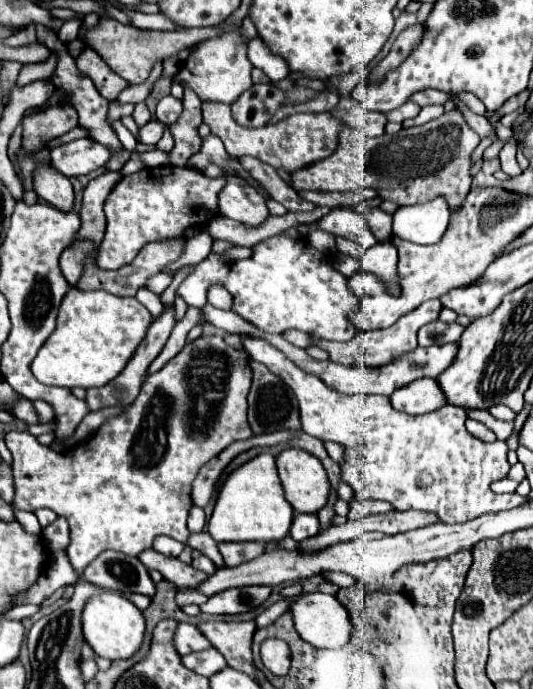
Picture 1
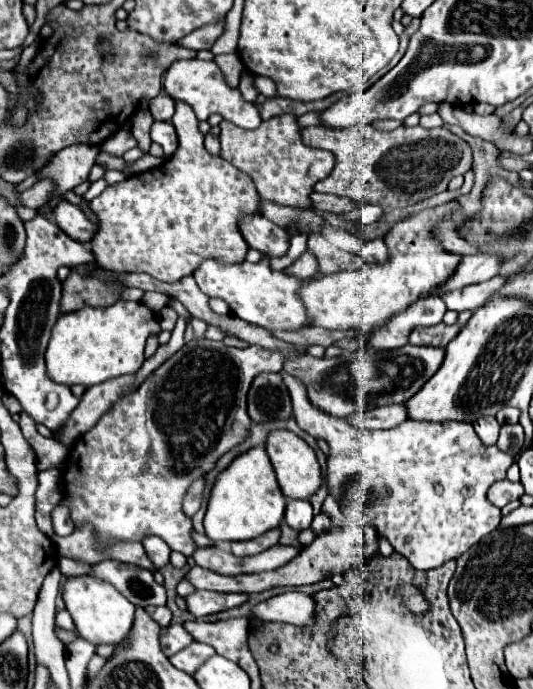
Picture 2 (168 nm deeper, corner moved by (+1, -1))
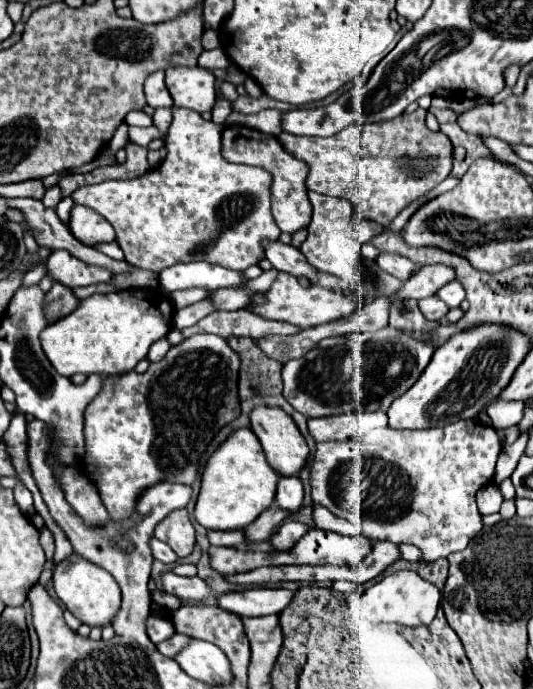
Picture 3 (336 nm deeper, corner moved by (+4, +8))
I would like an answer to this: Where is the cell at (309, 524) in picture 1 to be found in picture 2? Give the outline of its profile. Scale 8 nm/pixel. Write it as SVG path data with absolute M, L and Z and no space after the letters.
M288 501L284 521L294 529L294 531L304 531L312 523L312 505L310 501Z

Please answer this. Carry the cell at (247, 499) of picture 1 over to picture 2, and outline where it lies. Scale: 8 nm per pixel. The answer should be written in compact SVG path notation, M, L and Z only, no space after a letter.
M252 447L250 451L236 457L228 469L224 469L210 493L208 511L204 517L206 535L218 541L248 541L274 527L284 519L286 497L280 491L276 473L264 447Z

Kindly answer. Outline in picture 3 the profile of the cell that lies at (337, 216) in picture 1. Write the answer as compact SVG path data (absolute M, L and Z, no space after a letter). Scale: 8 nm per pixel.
M379 254L379 258L375 260L385 272L389 272L391 276L395 276L395 278L399 278L401 282L405 282L405 280L409 280L413 274L415 274L415 270L417 270L417 266L411 262L411 260L407 260L407 258L403 258L403 256L397 256L397 254Z

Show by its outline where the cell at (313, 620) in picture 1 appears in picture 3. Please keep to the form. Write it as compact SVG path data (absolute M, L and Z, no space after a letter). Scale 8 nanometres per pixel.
M249 588L217 596L217 606L241 618L253 618L279 614L291 602L291 596L293 592L285 588Z

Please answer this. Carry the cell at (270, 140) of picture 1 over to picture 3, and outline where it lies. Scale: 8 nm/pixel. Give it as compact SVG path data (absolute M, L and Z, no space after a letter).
M229 126L223 130L223 158L235 164L249 164L265 168L273 174L273 188L271 188L271 210L275 224L285 234L295 234L301 228L307 228L311 222L311 202L307 198L305 178L307 166L301 160L295 160L275 136L263 134L245 126Z

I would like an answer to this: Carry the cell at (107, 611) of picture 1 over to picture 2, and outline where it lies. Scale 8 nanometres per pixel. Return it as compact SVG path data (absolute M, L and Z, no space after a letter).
M70 577L64 585L62 597L82 639L90 641L92 645L120 645L128 639L136 607L106 581L98 581L92 577Z

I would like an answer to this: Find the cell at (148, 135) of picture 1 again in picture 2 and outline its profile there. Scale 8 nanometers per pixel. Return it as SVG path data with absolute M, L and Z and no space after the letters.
M154 123L152 129L150 129L150 137L154 143L160 143L164 147L164 155L172 155L176 151L176 145L178 145L178 137L176 137L176 129L172 123Z

